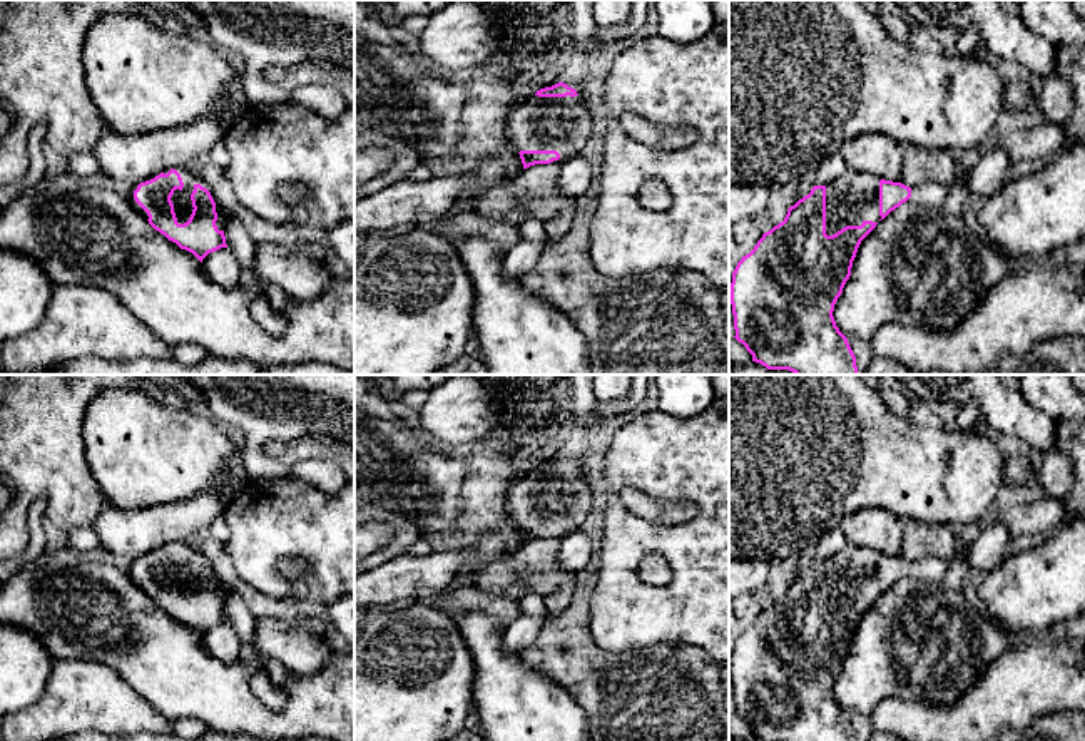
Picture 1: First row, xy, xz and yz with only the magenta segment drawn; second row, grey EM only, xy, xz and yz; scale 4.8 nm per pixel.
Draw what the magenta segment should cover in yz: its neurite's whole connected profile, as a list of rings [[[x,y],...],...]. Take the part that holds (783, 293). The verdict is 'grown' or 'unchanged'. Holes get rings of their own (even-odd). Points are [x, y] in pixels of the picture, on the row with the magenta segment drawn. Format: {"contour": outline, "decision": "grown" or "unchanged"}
{"contour": [[[846,169],[838,179],[814,186],[807,196],[787,209],[782,222],[764,233],[754,249],[742,256],[732,273],[729,289],[736,340],[752,355],[752,361],[767,370],[789,370],[794,375],[858,375],[856,356],[848,338],[836,326],[833,311],[851,276],[853,261],[861,241],[903,202],[945,206],[953,186],[965,186],[971,172],[955,171],[950,184],[923,182],[908,187],[903,182],[879,179],[874,174]]], "decision": "grown"}

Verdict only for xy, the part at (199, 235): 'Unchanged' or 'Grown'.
Grown

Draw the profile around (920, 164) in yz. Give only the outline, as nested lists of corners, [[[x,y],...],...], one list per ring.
[[[901,144],[899,182],[914,187],[923,182],[950,184],[955,176],[955,154],[914,144]]]

